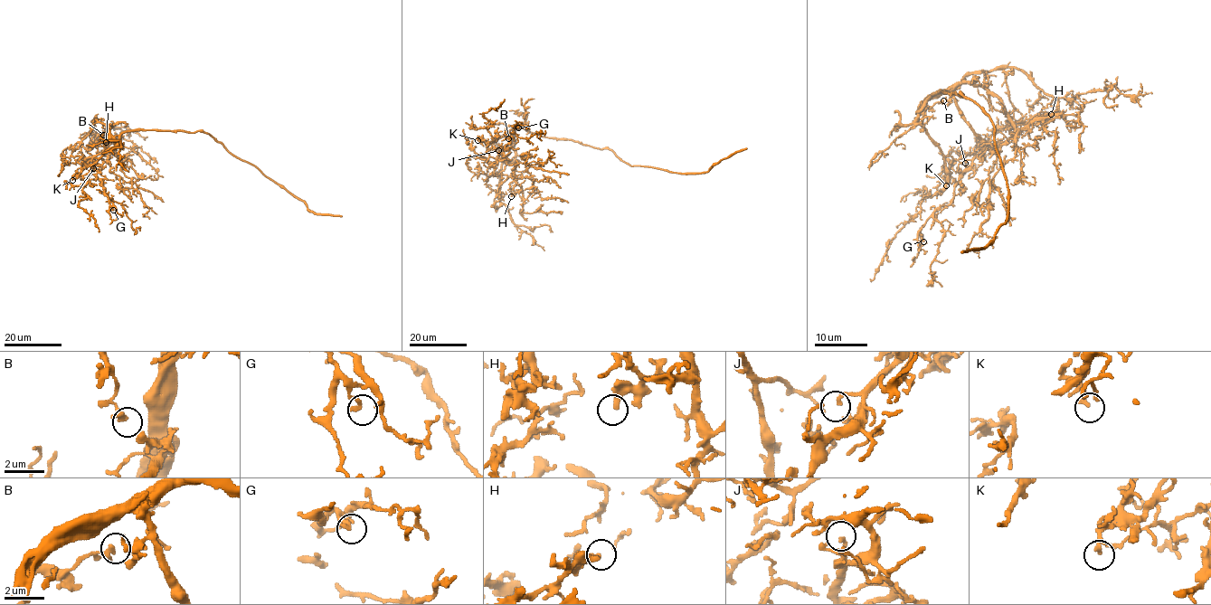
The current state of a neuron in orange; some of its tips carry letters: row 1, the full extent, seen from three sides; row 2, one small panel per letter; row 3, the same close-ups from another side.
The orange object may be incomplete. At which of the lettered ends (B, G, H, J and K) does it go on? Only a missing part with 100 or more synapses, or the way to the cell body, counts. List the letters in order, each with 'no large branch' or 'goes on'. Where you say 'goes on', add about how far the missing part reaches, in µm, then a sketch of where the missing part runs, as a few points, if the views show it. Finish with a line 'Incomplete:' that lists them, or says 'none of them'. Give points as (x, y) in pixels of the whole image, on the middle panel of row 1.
B: no large branch
G: no large branch
H: no large branch
J: no large branch
K: no large branch
Incomplete: none of them

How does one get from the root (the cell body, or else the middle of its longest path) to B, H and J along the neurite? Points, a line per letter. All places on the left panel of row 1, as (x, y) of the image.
B: (162, 130), (129, 130), (112, 136), (107, 141), (100, 138), (103, 135)
H: (162, 130), (129, 130), (113, 136), (109, 126), (109, 149), (106, 142)
J: (162, 130), (129, 130), (113, 136), (109, 129), (104, 149), (92, 162), (93, 168)

